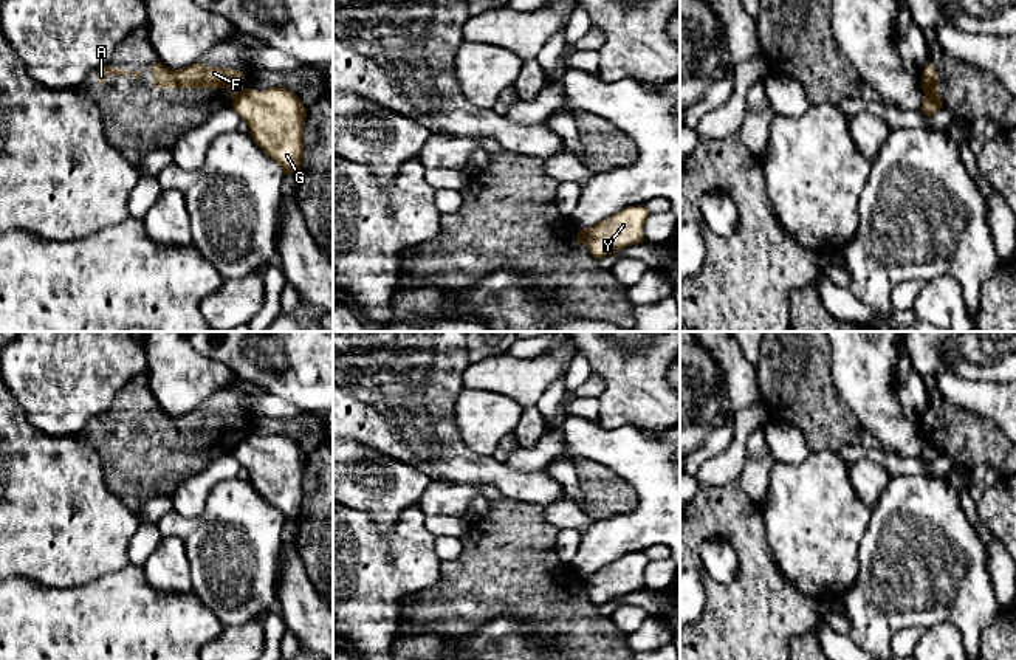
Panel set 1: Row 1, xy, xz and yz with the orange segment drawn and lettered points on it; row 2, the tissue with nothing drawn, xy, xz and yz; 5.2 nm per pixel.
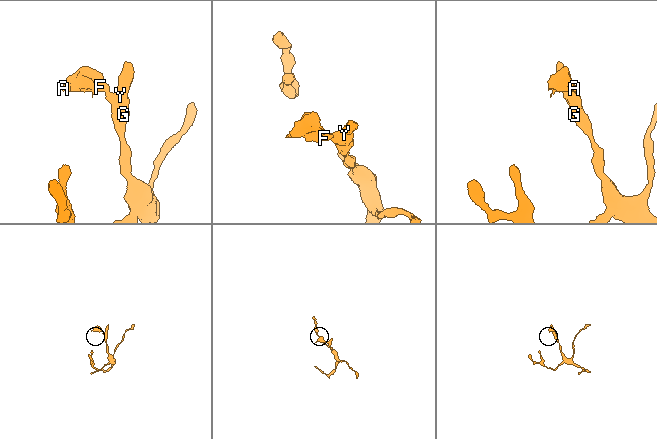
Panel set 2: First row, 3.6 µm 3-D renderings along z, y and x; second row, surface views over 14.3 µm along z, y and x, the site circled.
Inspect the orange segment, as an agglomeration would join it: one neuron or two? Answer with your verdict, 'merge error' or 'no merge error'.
merge error

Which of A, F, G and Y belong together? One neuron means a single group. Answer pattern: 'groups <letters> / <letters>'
groups A F / G Y

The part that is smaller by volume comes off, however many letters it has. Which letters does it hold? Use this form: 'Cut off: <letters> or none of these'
Cut off: A, F

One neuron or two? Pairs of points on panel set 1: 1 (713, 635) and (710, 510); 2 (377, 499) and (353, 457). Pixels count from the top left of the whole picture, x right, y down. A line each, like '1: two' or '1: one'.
1: one
2: one

